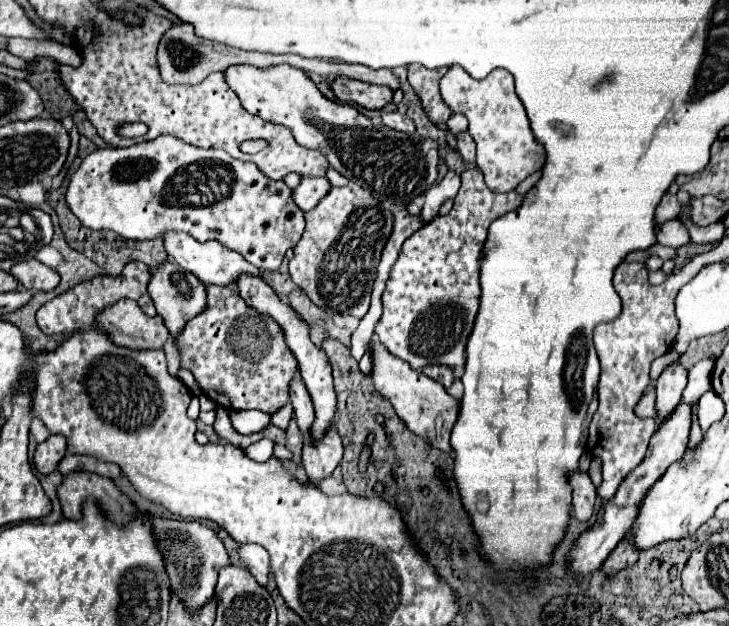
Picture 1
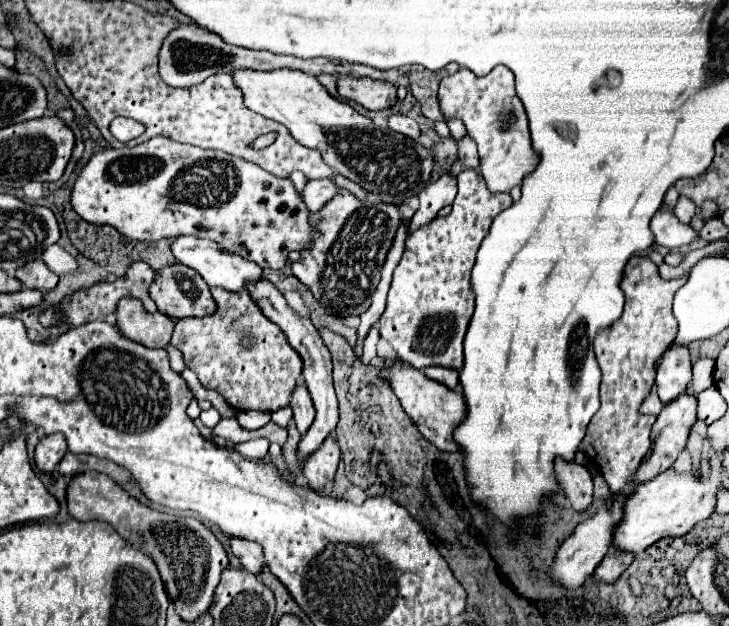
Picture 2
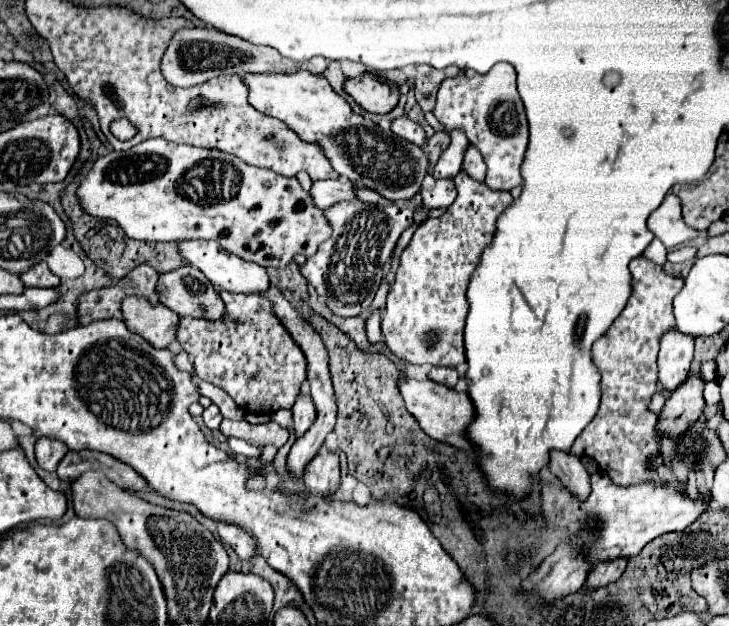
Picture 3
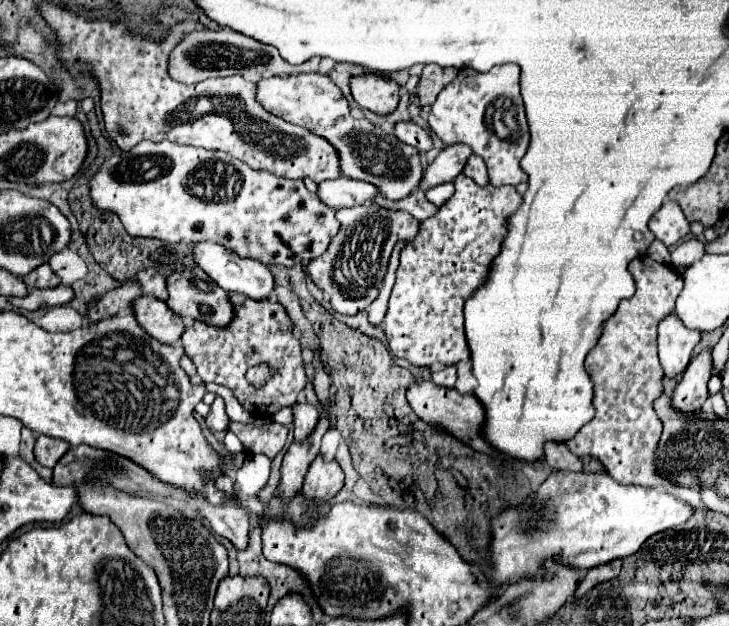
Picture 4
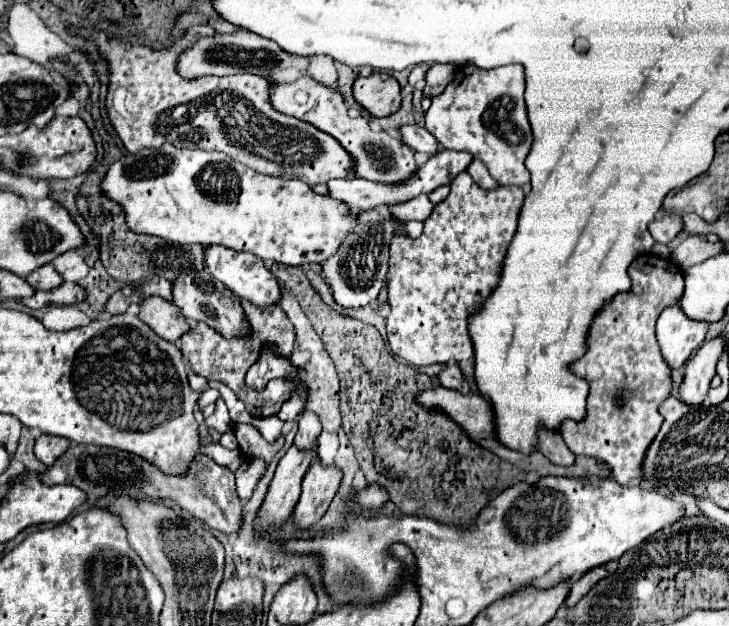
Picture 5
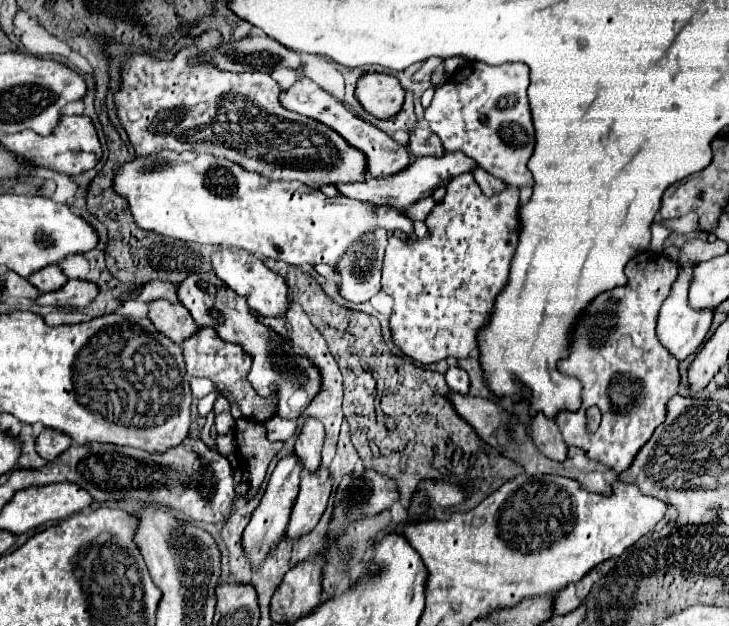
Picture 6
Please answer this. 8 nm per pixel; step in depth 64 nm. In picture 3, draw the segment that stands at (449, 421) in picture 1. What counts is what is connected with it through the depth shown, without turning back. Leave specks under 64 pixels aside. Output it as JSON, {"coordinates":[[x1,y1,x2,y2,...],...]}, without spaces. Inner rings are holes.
{"coordinates":[[400,378,400,394,406,402,406,410,418,420,420,428,434,438,436,442,454,446,458,450,474,450,474,446,466,440,464,430,474,420,474,406,466,392,456,392,444,384,432,382,432,380,412,380,412,378]]}

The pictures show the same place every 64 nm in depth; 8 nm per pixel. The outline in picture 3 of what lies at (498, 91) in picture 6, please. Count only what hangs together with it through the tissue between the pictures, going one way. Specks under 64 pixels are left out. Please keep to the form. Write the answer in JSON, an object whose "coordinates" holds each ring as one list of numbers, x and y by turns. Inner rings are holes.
{"coordinates":[[496,64,488,74,462,70,458,76,446,78,438,90,438,102,436,102,434,116,446,126,446,132,450,132,452,128,462,128,466,132,470,144,474,144,480,150,480,154,486,162,486,168,488,168,486,180,484,180,488,184,488,188,512,190,514,186,522,184,520,166,524,162,524,152,528,146,528,122,526,122,522,100,516,90,516,70,510,64]]}

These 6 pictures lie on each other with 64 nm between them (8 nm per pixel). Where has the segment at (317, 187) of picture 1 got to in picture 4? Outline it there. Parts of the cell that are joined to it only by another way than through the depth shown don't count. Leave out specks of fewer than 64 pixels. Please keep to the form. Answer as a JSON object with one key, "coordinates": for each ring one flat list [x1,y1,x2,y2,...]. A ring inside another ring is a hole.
{"coordinates":[[336,178,336,180,324,180,318,184,318,198,328,204,330,208,342,208,342,206,356,206,372,200,378,196,376,188,368,182,352,180,352,178]]}

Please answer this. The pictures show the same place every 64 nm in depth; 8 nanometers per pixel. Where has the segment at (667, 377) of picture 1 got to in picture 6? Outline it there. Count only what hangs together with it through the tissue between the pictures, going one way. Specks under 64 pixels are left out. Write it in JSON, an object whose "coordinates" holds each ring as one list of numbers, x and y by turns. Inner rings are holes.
{"coordinates":[[694,264,680,266,680,276,672,288,672,296,668,296,668,300,664,300,660,308,658,326,656,326,656,336,660,344,680,362,698,350,712,324,712,312,692,312,692,308,688,308,688,276,692,276,692,268]]}

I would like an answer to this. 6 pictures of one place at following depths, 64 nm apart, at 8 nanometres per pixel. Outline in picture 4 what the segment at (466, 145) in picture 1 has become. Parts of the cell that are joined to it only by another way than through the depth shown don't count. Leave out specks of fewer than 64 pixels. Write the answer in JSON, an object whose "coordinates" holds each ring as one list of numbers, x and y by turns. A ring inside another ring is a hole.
{"coordinates":[[472,154,466,162,466,168,464,168,464,174,468,174,476,184,480,186,486,186,488,184,488,174,486,174,486,164,480,156]]}

